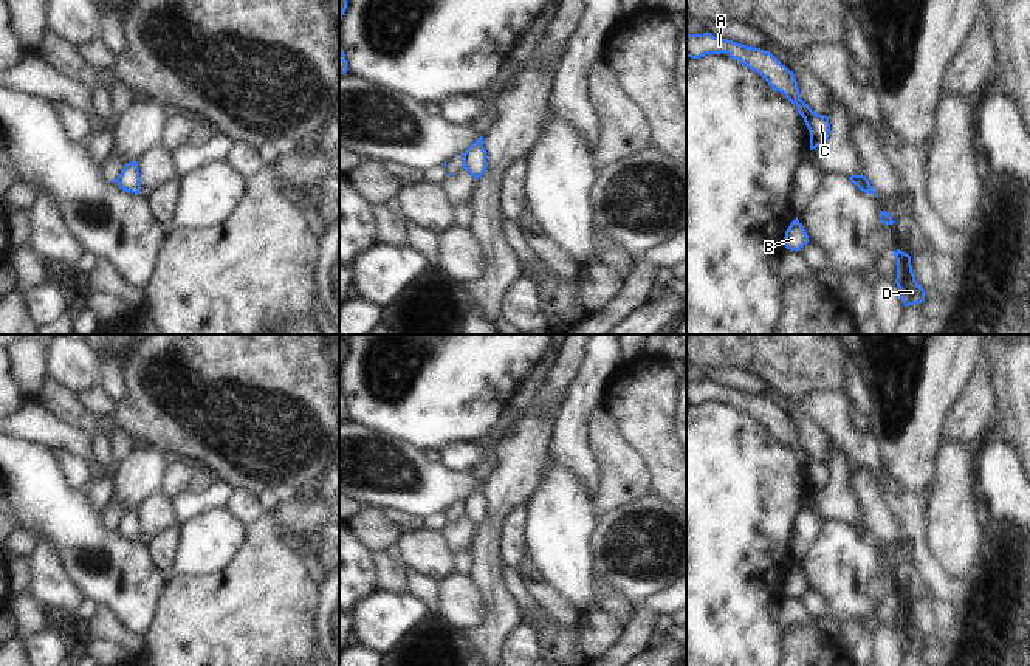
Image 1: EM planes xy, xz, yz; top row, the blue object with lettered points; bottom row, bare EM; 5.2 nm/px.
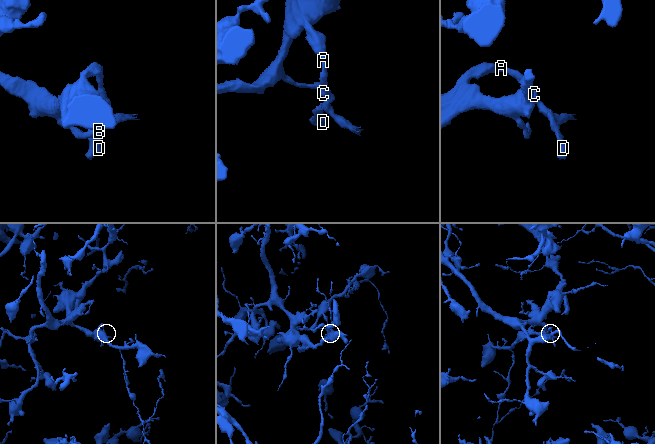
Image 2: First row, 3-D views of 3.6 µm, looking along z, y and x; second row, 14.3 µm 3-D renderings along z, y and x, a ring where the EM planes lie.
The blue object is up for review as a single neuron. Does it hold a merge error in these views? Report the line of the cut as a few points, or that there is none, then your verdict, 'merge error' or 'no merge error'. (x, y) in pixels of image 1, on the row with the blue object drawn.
yz (869, 185), (861, 189) | merge error

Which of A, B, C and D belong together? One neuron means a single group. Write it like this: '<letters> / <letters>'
A B C / D

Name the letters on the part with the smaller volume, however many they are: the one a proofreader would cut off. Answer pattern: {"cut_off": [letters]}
{"cut_off": ["D"]}

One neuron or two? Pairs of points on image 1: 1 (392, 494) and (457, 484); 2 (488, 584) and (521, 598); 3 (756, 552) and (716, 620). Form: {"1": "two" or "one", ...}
{"1": "one", "2": "two", "3": "one"}

